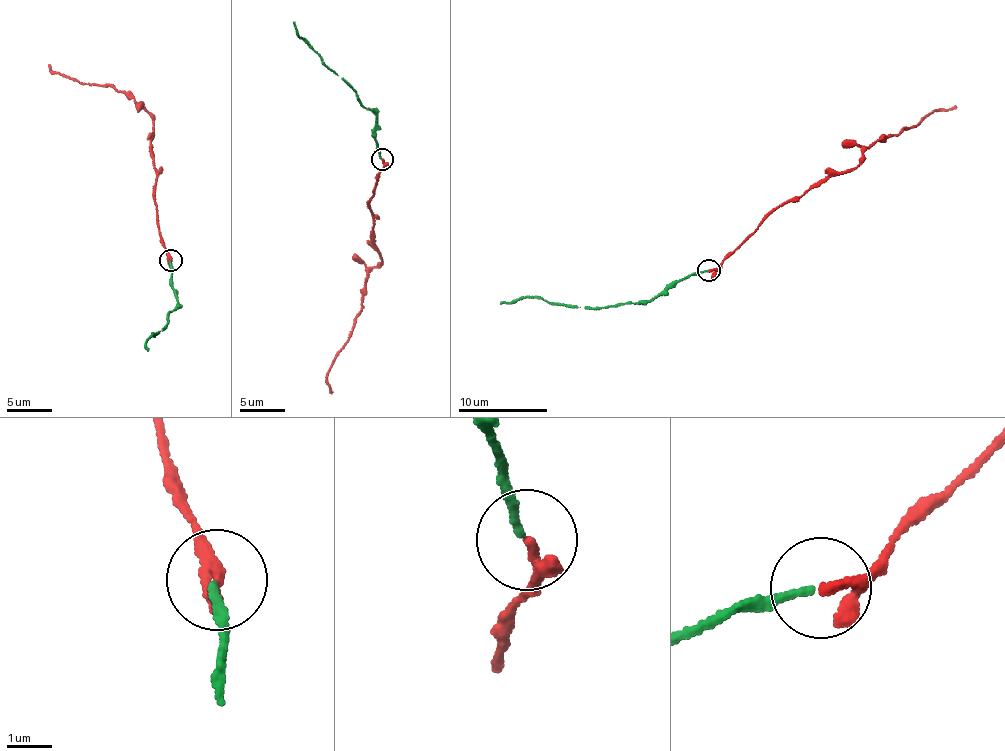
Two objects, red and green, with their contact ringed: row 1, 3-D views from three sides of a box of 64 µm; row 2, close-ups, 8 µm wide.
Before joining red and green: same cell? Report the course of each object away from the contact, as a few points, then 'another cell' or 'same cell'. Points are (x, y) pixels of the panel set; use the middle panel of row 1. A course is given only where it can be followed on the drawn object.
course red (382, 159), (367, 202), (381, 261), (369, 272), (359, 315), (327, 375), (331, 393); course green (382, 159), (375, 116), (300, 37), (295, 23); same cell

